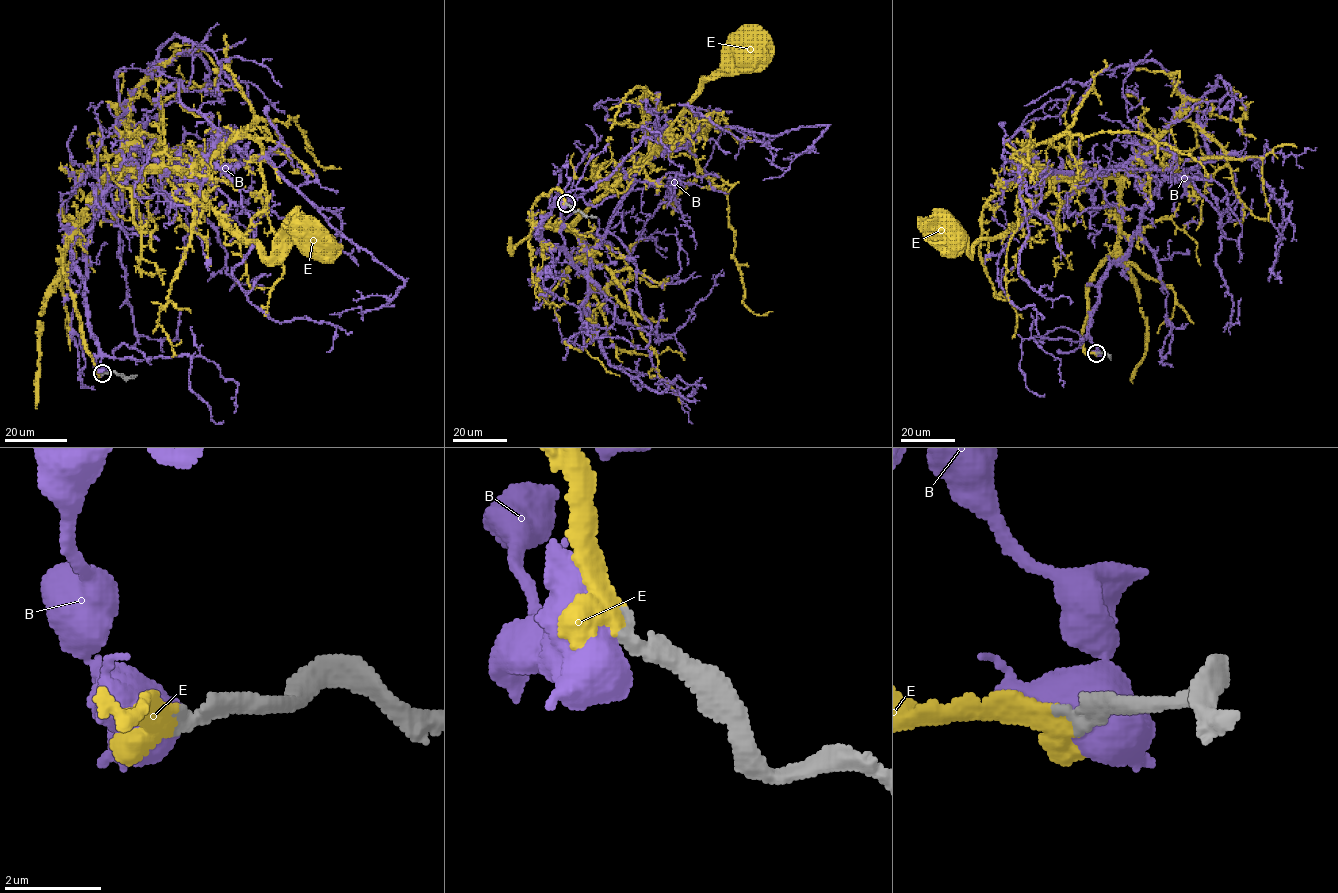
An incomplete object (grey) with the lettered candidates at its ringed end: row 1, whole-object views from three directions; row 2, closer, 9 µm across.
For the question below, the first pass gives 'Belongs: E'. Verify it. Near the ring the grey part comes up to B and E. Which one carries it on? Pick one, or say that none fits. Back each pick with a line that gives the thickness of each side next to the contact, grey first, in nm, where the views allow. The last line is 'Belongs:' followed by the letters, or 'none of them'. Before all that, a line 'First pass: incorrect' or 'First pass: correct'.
First pass: correct
E: 360/360 nm
Belongs: E

